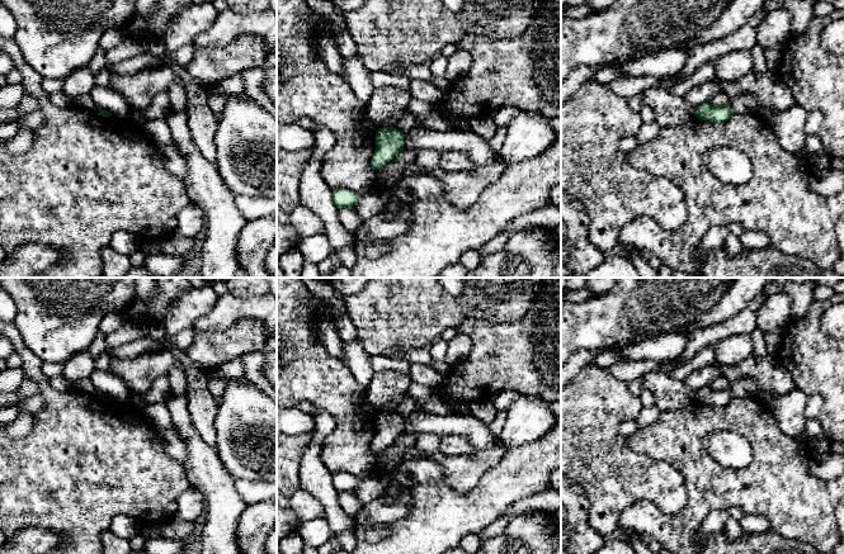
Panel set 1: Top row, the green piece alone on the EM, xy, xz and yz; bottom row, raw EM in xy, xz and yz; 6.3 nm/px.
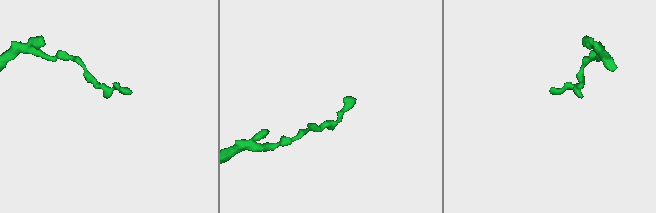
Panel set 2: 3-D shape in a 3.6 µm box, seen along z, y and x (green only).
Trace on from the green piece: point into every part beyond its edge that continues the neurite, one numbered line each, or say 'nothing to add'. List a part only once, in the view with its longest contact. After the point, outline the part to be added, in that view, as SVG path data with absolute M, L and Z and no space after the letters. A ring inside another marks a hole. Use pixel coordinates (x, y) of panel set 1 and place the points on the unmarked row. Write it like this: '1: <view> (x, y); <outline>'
nothing to add

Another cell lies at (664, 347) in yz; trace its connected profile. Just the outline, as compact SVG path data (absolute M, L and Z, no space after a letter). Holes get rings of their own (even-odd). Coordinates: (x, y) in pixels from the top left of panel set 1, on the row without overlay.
M669 333L632 344L621 351L619 360L654 360L665 363L675 359L689 342L688 335Z

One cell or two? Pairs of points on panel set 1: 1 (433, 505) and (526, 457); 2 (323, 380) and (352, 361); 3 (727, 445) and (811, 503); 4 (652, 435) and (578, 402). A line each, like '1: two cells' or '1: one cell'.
1: one cell
2: two cells
3: two cells
4: two cells

